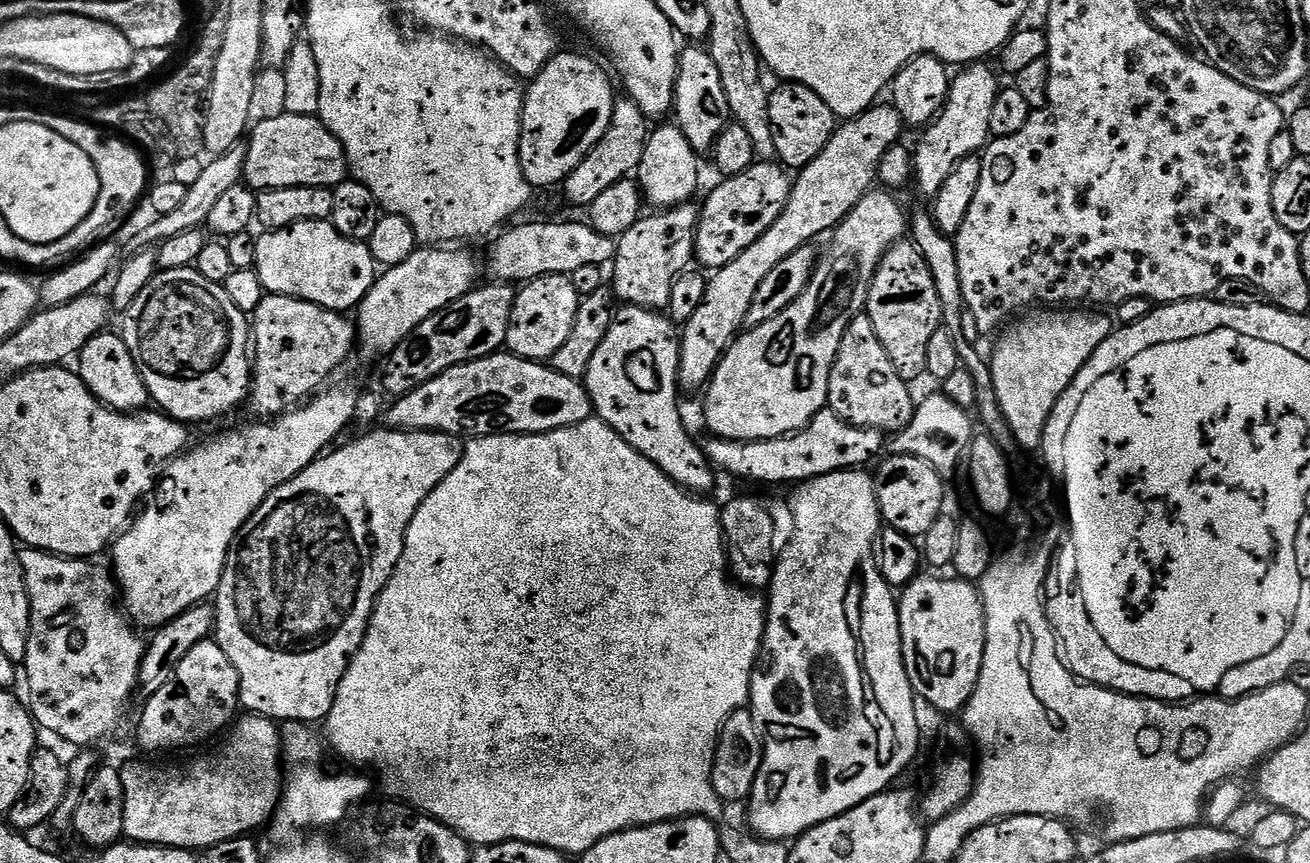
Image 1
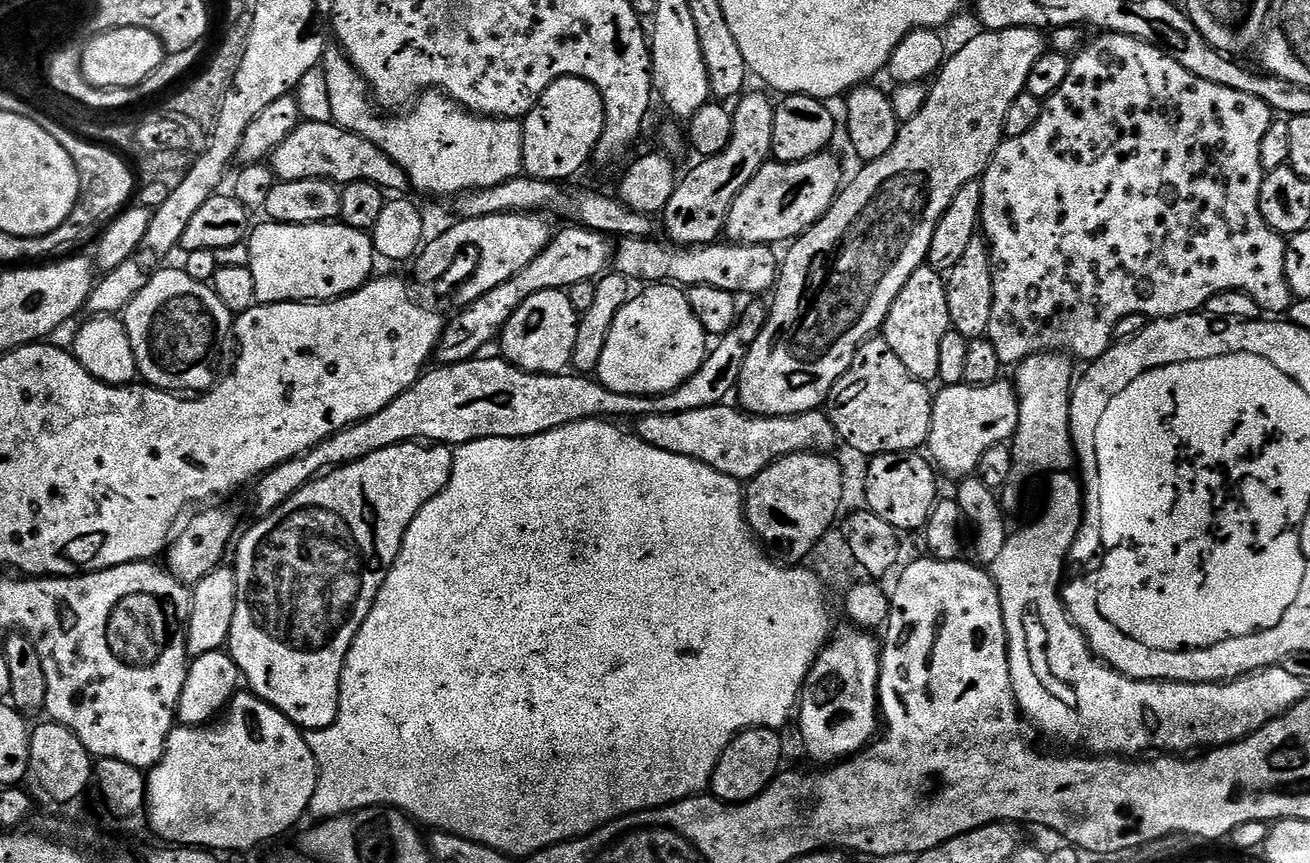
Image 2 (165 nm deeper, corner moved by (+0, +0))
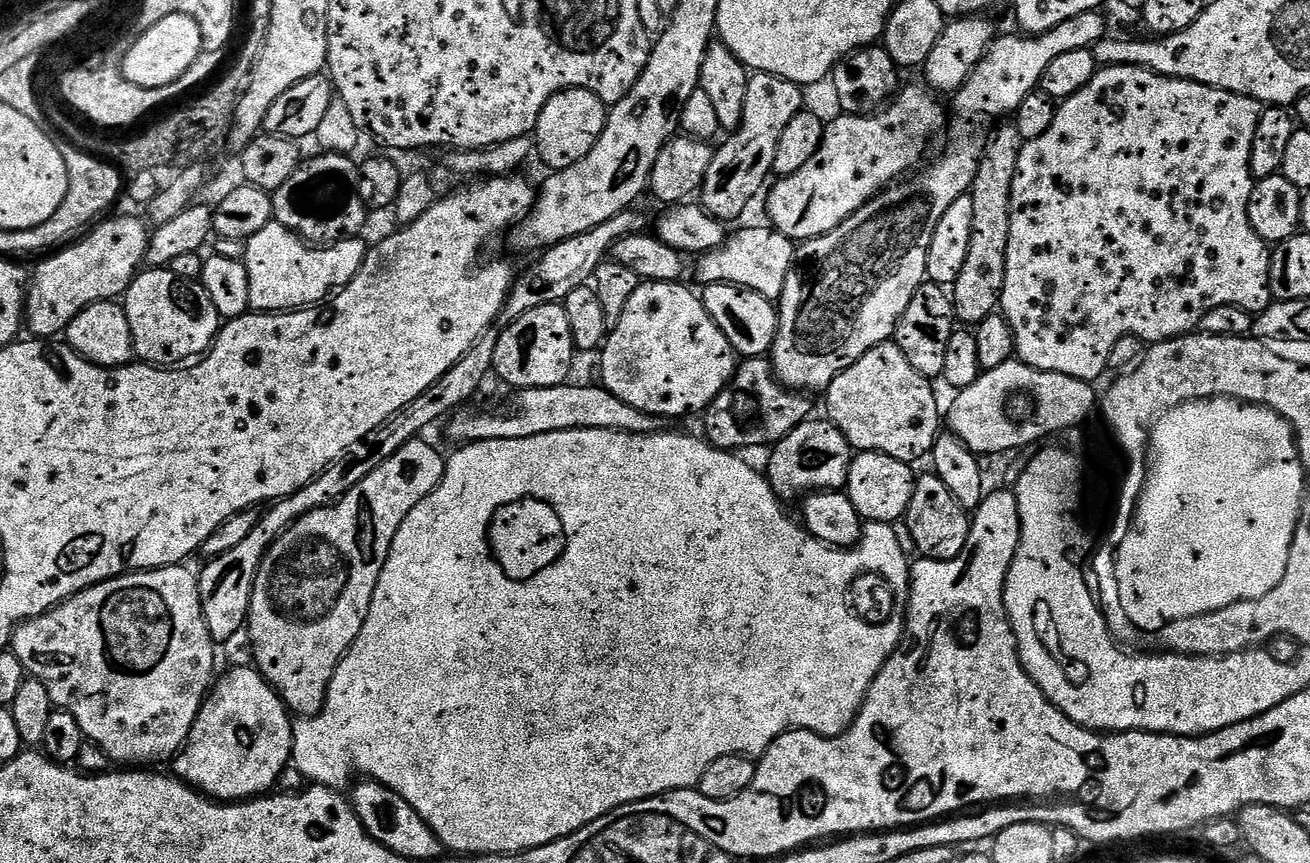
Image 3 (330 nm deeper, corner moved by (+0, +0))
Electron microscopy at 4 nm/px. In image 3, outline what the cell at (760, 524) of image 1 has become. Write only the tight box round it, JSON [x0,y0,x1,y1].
[766,418,854,502]

